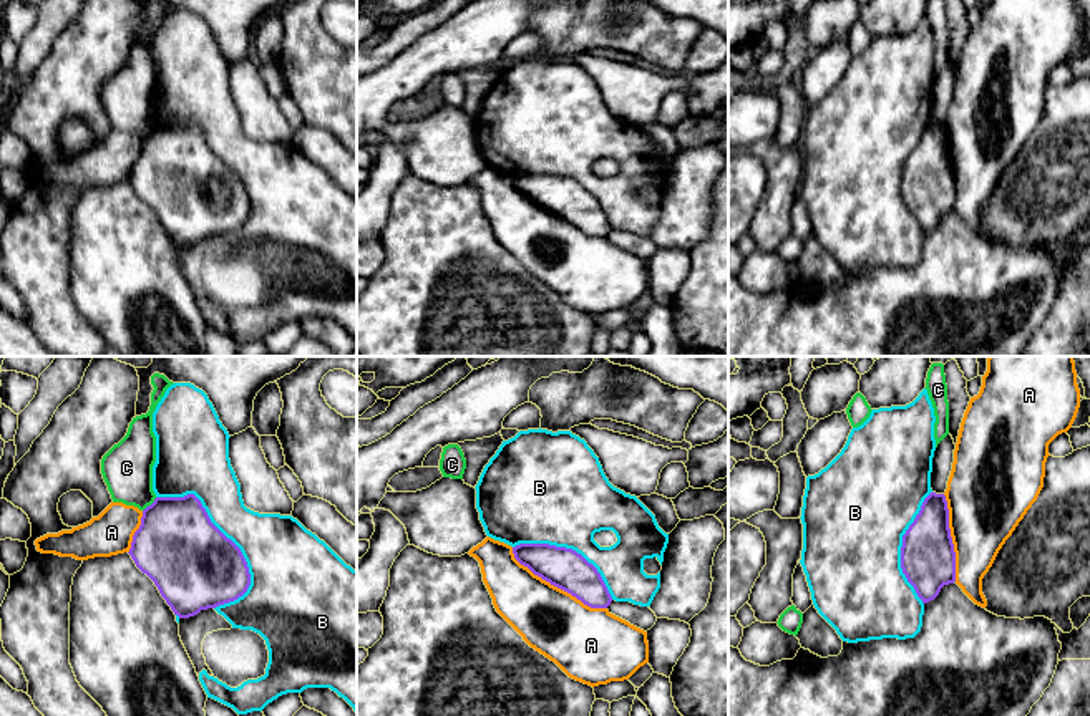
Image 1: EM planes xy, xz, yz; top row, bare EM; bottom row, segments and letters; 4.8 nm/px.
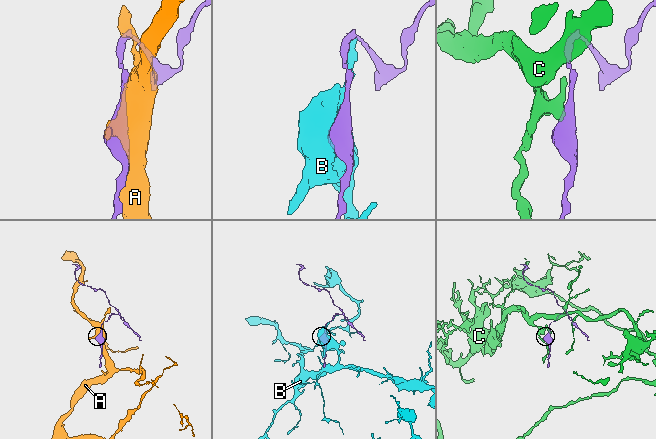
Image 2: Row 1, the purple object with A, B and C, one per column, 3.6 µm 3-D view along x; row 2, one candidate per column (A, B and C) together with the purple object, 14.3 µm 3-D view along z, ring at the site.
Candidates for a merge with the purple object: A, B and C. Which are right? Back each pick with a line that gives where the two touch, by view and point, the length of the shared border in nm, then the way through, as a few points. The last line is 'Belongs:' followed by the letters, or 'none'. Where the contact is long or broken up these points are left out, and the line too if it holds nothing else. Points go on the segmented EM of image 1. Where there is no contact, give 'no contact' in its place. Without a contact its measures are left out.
Belongs: none

